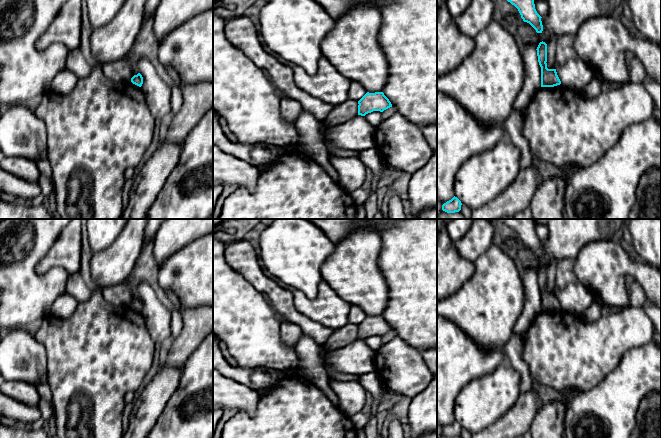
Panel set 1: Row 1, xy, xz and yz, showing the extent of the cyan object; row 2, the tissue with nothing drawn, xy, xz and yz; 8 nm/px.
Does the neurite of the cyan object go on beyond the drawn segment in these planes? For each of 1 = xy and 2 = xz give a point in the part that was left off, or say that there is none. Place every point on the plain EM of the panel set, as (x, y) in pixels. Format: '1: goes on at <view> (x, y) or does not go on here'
1: does not go on here
2: does not go on here

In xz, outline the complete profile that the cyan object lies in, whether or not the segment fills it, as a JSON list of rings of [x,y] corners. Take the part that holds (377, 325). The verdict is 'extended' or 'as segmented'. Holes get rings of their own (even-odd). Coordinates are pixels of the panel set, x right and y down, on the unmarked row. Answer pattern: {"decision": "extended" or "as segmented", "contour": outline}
{"decision": "as segmented", "contour": [[[367,316],[358,325],[358,339],[365,340],[373,335],[383,336],[384,334],[392,331],[389,323],[383,316],[369,317]]]}

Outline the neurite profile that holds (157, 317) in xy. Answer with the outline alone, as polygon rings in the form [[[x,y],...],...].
[[[147,282],[140,283],[135,291],[143,301],[141,314],[150,336],[155,343],[162,343],[171,336],[171,310],[161,303]]]

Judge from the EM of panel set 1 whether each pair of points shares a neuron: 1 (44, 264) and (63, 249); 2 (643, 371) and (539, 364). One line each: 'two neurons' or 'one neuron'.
1: one neuron
2: two neurons

